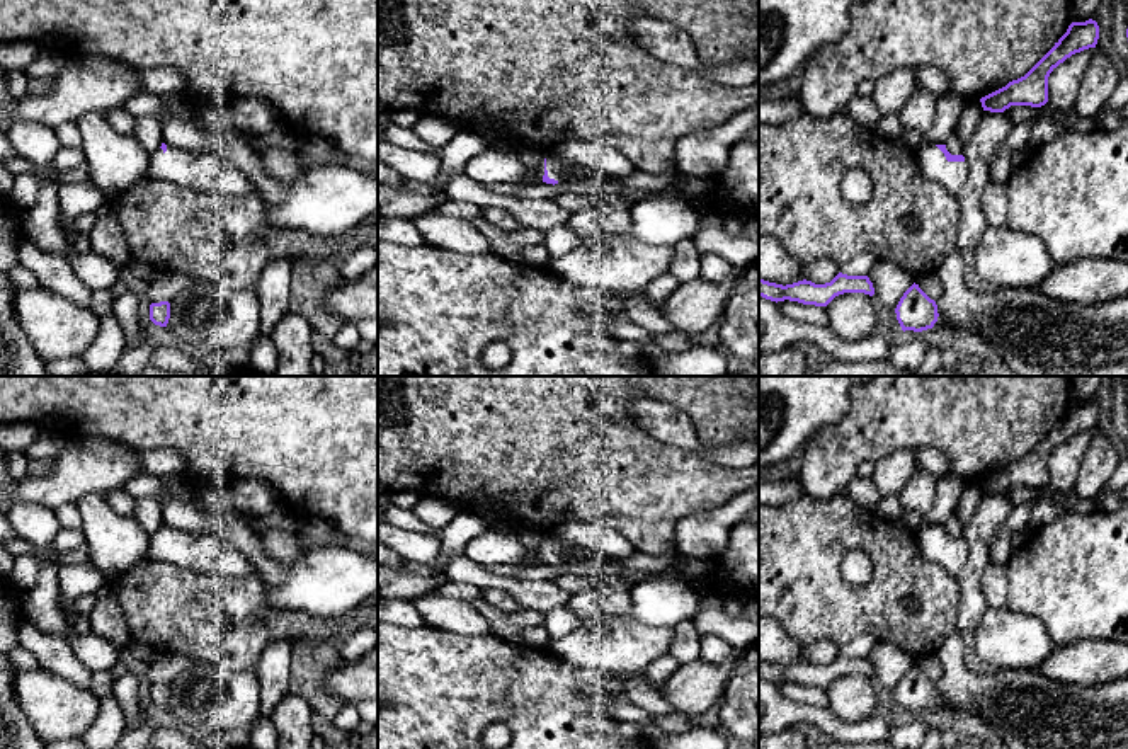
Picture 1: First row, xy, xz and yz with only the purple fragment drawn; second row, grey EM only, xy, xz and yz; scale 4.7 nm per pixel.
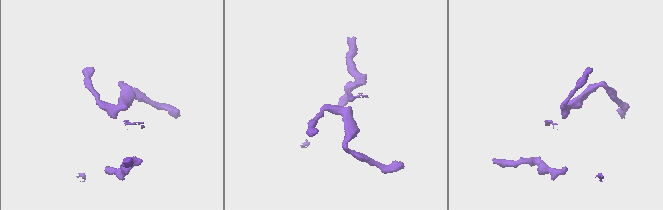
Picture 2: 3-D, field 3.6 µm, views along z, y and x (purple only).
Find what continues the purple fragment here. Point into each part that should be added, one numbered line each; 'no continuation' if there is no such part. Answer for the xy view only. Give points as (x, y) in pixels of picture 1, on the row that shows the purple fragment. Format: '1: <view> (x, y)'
1: xy (206, 172)

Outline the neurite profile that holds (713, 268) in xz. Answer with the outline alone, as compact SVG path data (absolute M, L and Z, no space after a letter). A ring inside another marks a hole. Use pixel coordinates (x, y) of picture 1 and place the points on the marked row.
M703 254L699 260L699 276L711 283L725 281L733 271L733 267L723 257L715 254Z

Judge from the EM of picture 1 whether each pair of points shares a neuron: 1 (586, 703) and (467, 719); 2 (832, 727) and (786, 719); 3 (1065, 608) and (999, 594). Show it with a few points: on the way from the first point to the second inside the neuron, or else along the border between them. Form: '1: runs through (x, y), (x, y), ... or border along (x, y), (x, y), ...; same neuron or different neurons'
1: runs through (557, 703), (495, 703); same neuron
2: runs through (820, 717), (798, 715); same neuron
3: border along (1004, 567), (1006, 605); different neurons

